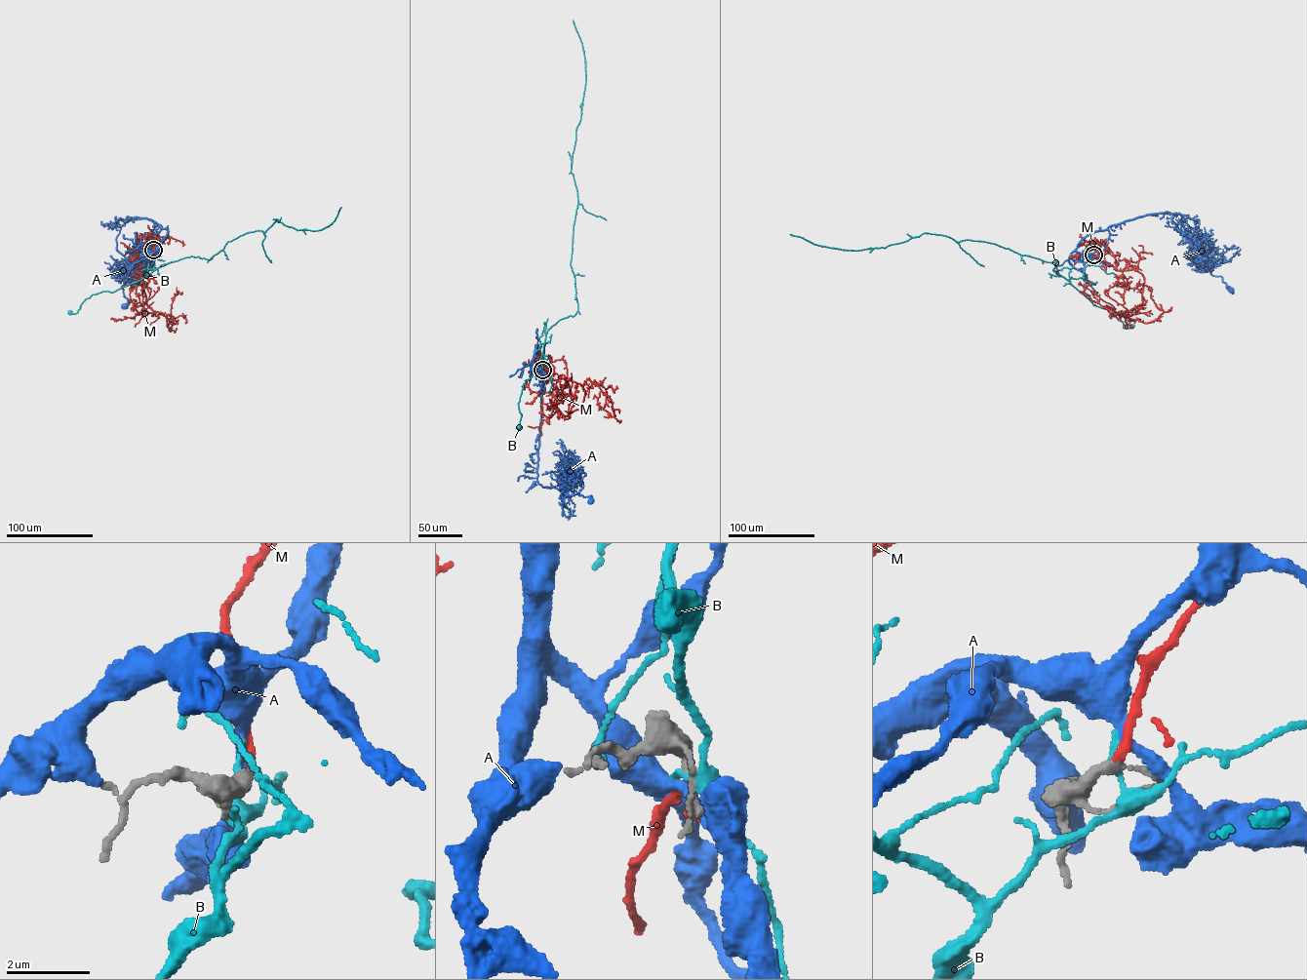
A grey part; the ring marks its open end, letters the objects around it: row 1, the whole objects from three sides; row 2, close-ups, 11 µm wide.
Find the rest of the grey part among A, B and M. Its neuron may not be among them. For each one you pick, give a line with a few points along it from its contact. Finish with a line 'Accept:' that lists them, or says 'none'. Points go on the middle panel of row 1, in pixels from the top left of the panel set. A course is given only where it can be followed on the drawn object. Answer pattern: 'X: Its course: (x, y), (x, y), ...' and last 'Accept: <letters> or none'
M: Its course: (542, 370), (564, 415), (581, 407), (587, 378), (610, 398), (614, 415), (593, 399)
Accept: M

